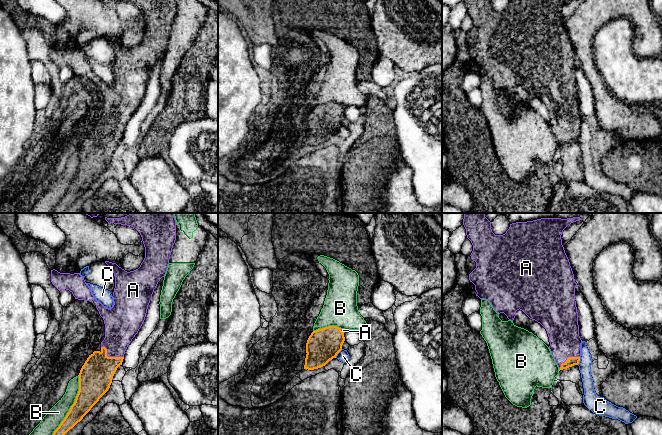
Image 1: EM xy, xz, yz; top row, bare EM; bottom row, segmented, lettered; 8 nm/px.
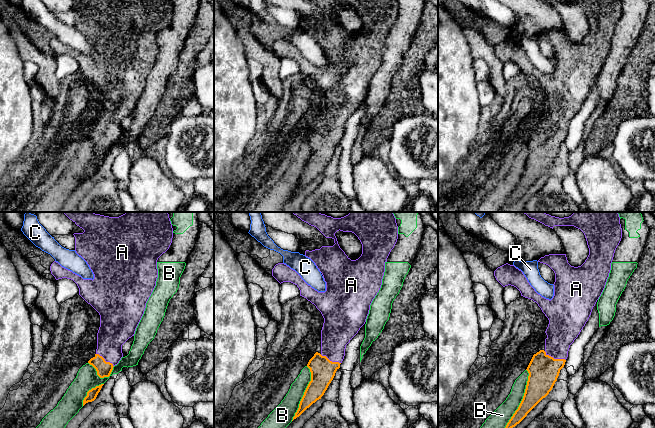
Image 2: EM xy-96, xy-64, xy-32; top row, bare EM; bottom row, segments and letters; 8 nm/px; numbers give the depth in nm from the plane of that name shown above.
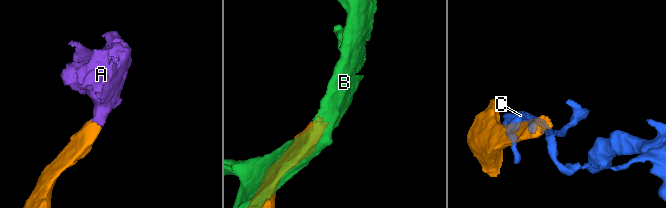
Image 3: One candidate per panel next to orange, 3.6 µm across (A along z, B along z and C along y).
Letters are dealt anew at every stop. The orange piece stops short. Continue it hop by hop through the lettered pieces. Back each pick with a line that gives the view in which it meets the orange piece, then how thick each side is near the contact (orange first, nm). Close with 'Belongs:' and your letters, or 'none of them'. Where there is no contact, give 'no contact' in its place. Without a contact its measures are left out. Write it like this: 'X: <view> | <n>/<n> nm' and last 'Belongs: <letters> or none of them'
A: xy | 260/260 nm
Belongs: A

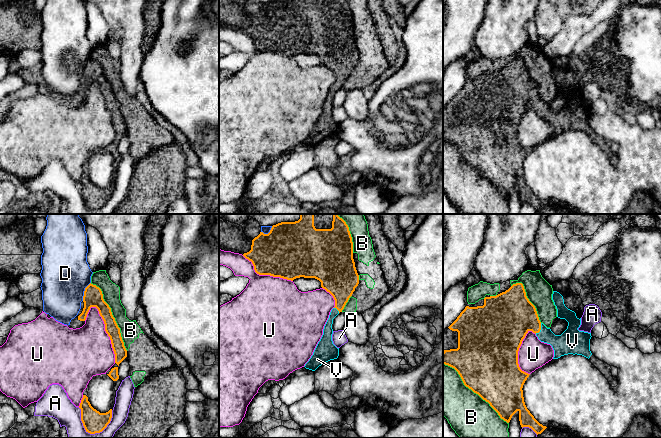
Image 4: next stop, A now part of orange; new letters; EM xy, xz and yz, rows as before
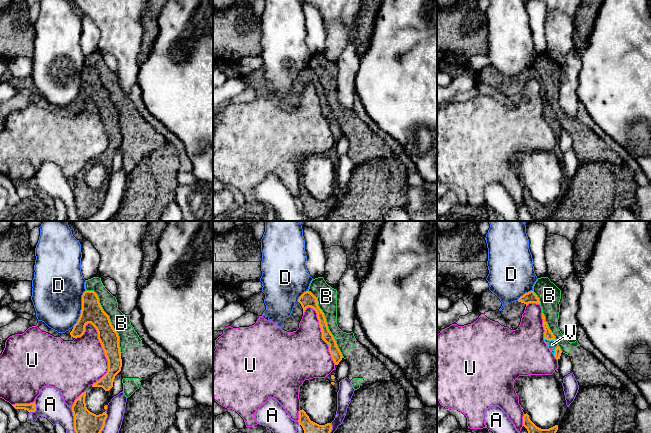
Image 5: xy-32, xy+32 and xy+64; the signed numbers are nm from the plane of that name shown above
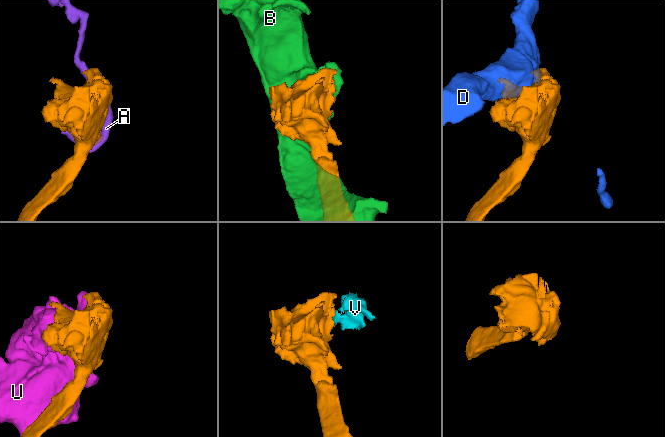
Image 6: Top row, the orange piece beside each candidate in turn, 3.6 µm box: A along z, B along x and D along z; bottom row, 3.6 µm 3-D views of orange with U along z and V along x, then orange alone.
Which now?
V: yz | 360/180 nm
Belongs: V

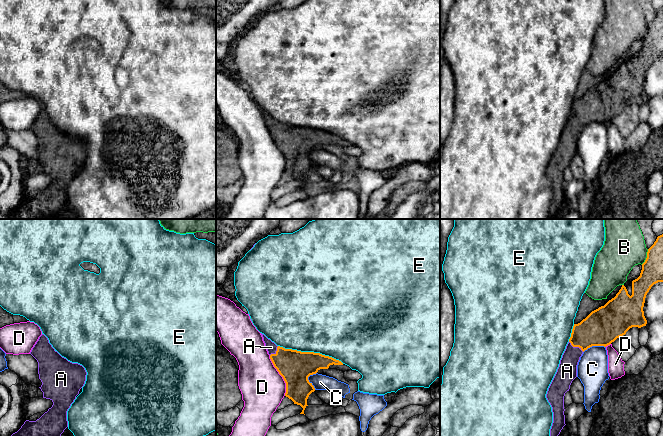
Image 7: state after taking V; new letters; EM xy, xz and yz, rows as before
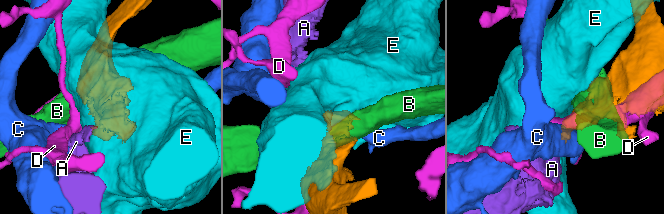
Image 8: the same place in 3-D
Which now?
A: yz | 280/160 nm
Belongs: A

